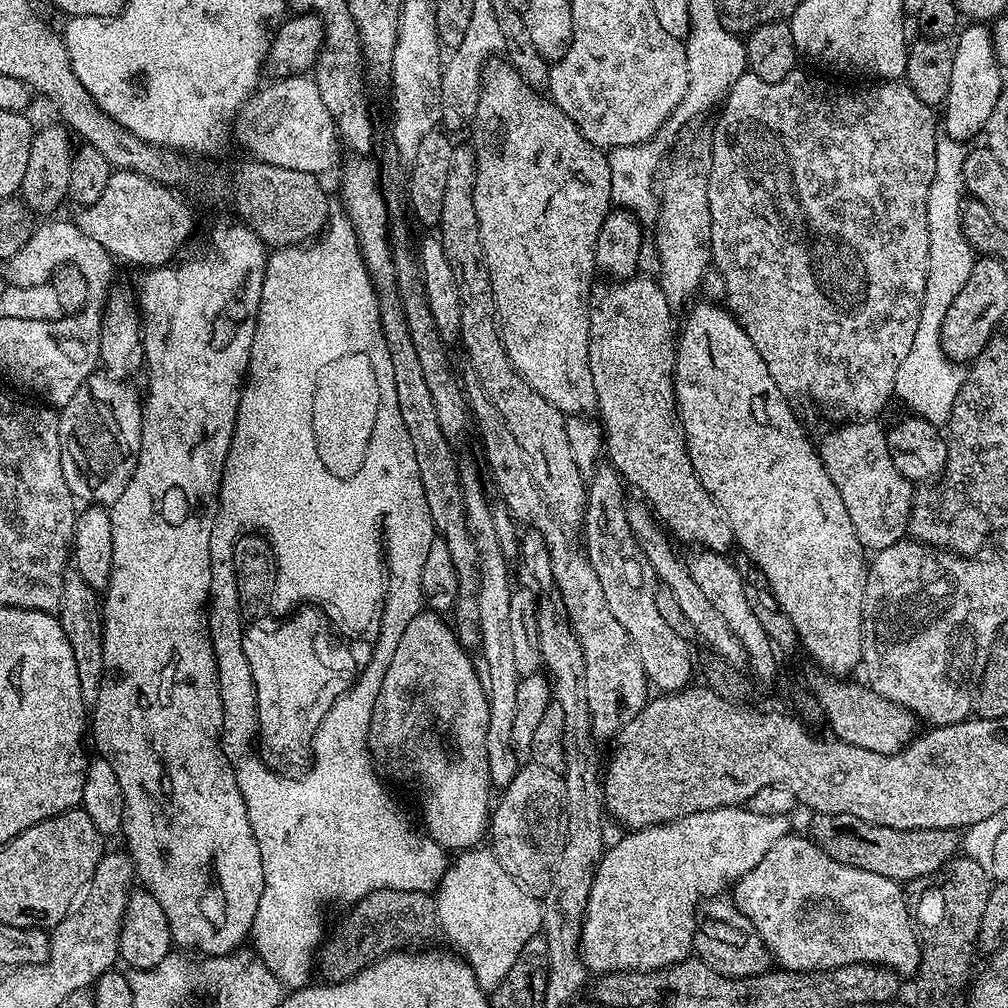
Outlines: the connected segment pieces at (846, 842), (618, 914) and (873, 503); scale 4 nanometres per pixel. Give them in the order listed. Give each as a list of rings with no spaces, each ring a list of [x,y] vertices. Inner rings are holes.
[[[816,814],[811,818],[813,820],[810,839],[830,858],[834,858],[846,866],[854,866],[858,870],[870,870],[870,874],[882,874],[882,878],[890,878],[897,882],[916,880],[919,876],[924,876],[923,878],[935,876],[962,848],[961,837],[950,828],[894,830],[890,826],[878,826],[874,822],[854,818],[854,814]]]
[[[747,806],[731,808],[715,808],[698,814],[683,816],[681,820],[672,820],[669,824],[651,824],[649,828],[638,828],[629,831],[616,845],[609,847],[600,862],[596,866],[596,877],[590,886],[590,898],[586,902],[586,914],[582,926],[582,938],[580,939],[580,956],[584,959],[584,967],[592,974],[607,974],[610,972],[657,972],[671,964],[677,964],[689,959],[694,952],[694,941],[696,939],[696,910],[701,903],[709,898],[721,895],[724,887],[735,885],[737,880],[743,878],[778,842],[782,837],[793,831],[791,819],[788,816],[771,816],[770,814],[754,814]]]
[[[856,418],[841,423],[844,424],[841,428],[830,429],[818,440],[826,474],[830,474],[830,482],[834,482],[838,494],[842,494],[846,514],[850,514],[850,522],[854,522],[854,534],[858,534],[860,543],[873,553],[905,539],[914,505],[913,481],[906,479],[898,466],[894,466],[888,449],[888,434],[880,422],[876,418]]]

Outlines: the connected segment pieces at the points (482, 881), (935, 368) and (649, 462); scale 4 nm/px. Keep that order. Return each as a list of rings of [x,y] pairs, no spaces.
[[[477,846],[459,853],[460,856],[449,863],[442,874],[439,884],[434,889],[436,897],[436,923],[439,931],[449,940],[451,947],[462,957],[465,964],[474,970],[474,978],[478,978],[478,986],[482,986],[487,993],[492,993],[506,978],[510,966],[514,966],[522,946],[530,942],[541,931],[542,910],[541,901],[532,893],[527,892],[523,886],[506,870],[502,870],[502,862],[487,847]]]
[[[939,137],[934,150],[934,178],[926,194],[926,226],[928,227],[929,265],[935,266],[934,274],[929,275],[924,291],[924,305],[920,311],[918,334],[914,334],[914,343],[910,345],[910,354],[902,358],[898,374],[894,374],[894,396],[898,401],[913,408],[921,420],[929,420],[937,426],[947,425],[954,410],[954,400],[958,390],[962,390],[965,369],[950,359],[942,350],[940,327],[946,310],[958,298],[958,290],[966,286],[970,270],[974,263],[974,249],[962,230],[960,209],[966,199],[964,187],[964,167],[970,148],[965,141],[948,137]]]
[[[637,274],[631,280],[612,282],[609,285],[609,288],[601,292],[599,289],[595,293],[590,308],[588,339],[590,374],[596,387],[596,408],[606,429],[607,459],[631,487],[633,484],[644,494],[643,499],[650,505],[659,523],[677,541],[685,540],[688,544],[696,544],[692,546],[703,546],[710,552],[727,553],[728,547],[734,544],[732,527],[718,502],[714,502],[706,486],[702,486],[694,474],[694,466],[684,441],[684,428],[680,425],[680,414],[676,411],[674,328],[672,332],[674,309],[659,283],[651,276]]]

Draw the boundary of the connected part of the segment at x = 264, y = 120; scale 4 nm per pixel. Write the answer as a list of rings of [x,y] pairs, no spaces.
[[[311,75],[285,76],[265,83],[257,91],[234,121],[234,140],[241,144],[249,153],[249,157],[260,160],[270,166],[282,166],[282,170],[302,170],[306,174],[323,177],[332,167],[339,165],[342,160],[340,148],[342,141],[336,130],[336,123],[326,110],[326,102],[322,102],[322,94],[318,94],[318,86]]]

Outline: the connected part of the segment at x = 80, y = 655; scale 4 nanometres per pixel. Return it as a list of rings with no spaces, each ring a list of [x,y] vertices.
[[[74,570],[64,573],[62,586],[62,602],[58,619],[62,630],[66,630],[66,639],[70,642],[70,651],[74,653],[74,663],[78,670],[78,687],[82,689],[85,705],[96,703],[100,684],[105,678],[106,669],[102,662],[102,642],[104,641],[104,622],[102,619],[102,604],[98,599],[97,589],[92,588]]]

